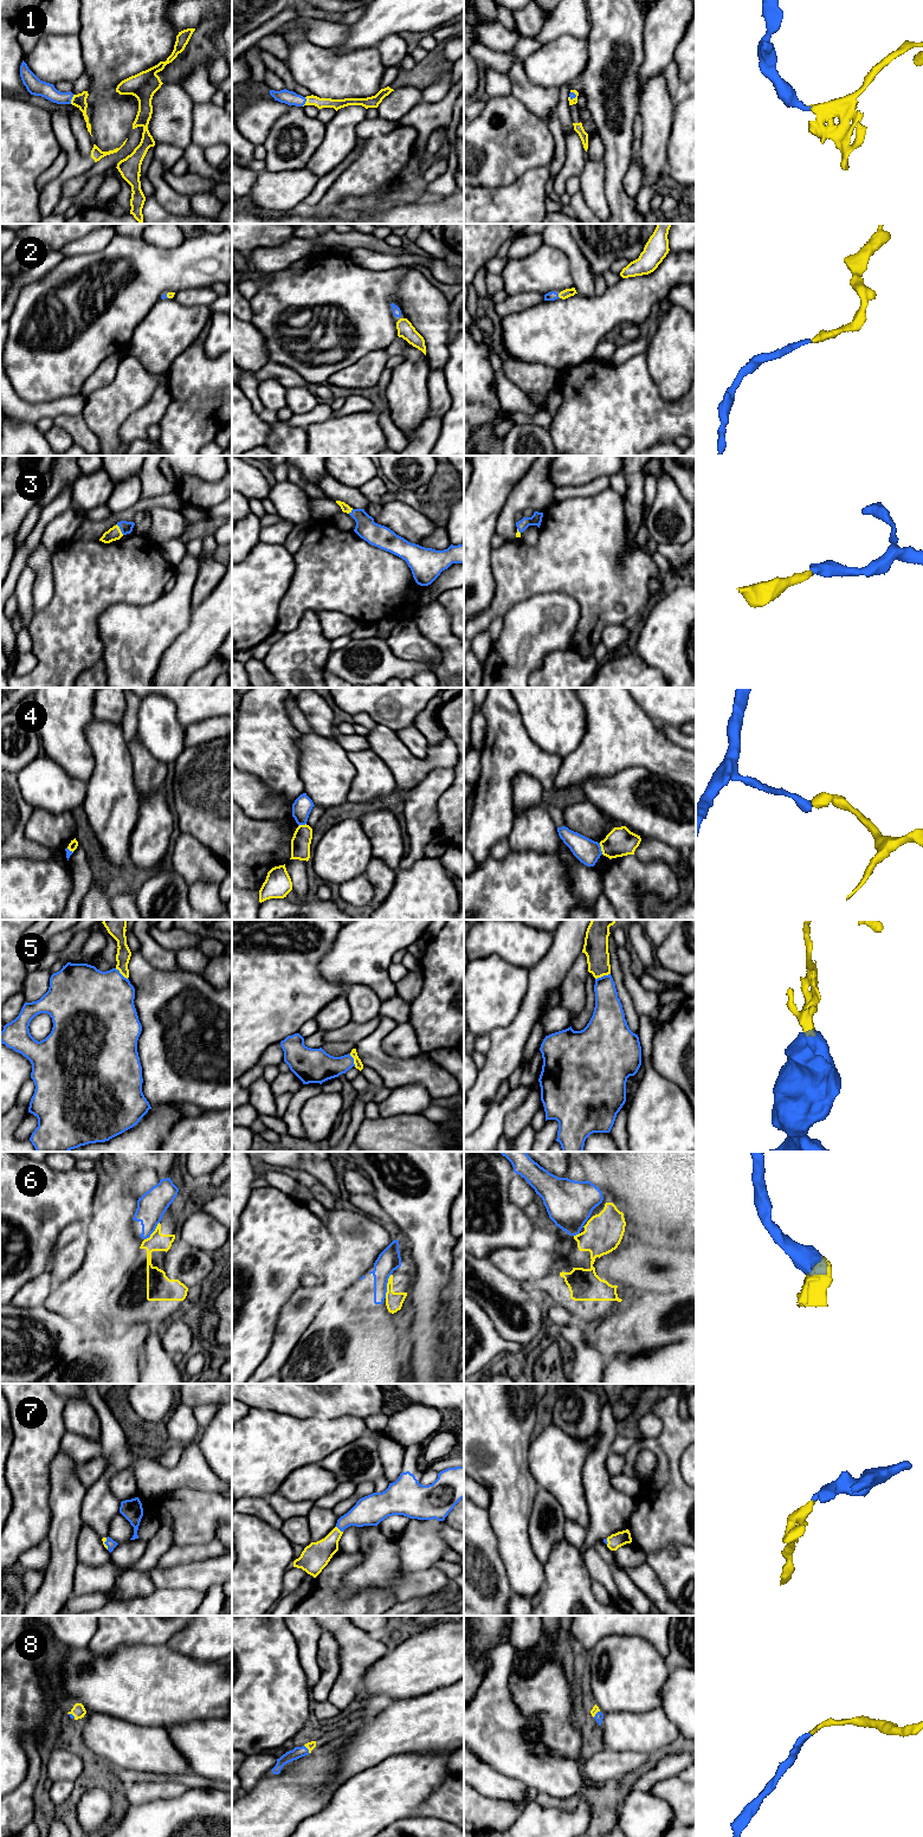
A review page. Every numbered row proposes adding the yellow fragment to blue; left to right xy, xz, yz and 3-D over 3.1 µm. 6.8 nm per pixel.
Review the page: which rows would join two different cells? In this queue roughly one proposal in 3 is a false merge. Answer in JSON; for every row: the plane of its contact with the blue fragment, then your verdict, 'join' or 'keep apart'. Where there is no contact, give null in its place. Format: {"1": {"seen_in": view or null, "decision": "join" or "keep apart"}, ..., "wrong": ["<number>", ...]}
{"1": {"seen_in": "xy", "decision": "join"}, "2": {"seen_in": "yz", "decision": "join"}, "3": {"seen_in": "xy", "decision": "join"}, "4": {"seen_in": "yz", "decision": "keep apart"}, "5": {"seen_in": "yz", "decision": "keep apart"}, "6": {"seen_in": "xz", "decision": "keep apart"}, "7": {"seen_in": "xz", "decision": "join"}, "8": {"seen_in": "xy", "decision": "join"}, "wrong": ["4", "5", "6"]}

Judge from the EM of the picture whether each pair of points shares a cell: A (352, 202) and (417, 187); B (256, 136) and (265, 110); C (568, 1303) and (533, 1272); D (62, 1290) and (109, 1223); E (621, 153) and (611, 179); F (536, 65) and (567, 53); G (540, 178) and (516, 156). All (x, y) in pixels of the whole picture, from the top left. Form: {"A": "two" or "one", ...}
{"A": "one", "B": "one", "C": "two", "D": "one", "E": "one", "F": "one", "G": "two"}

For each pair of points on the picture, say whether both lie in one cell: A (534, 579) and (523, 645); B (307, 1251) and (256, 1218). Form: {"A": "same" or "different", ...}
{"A": "different", "B": "same"}

